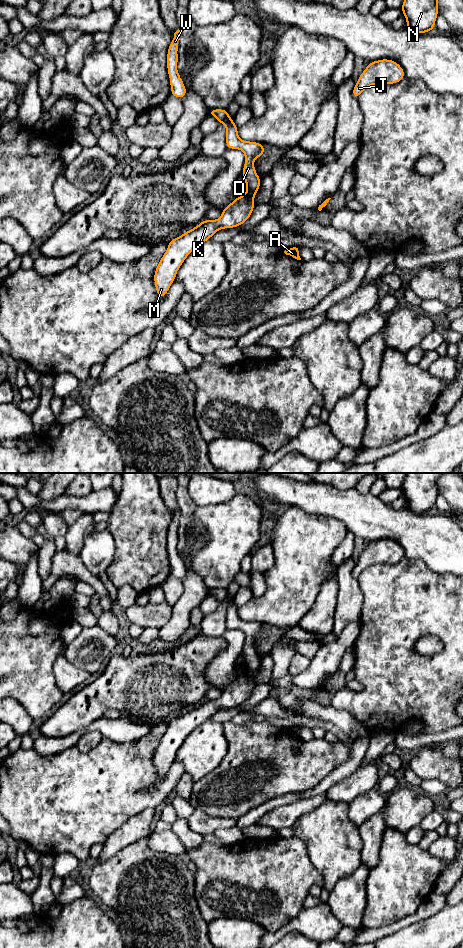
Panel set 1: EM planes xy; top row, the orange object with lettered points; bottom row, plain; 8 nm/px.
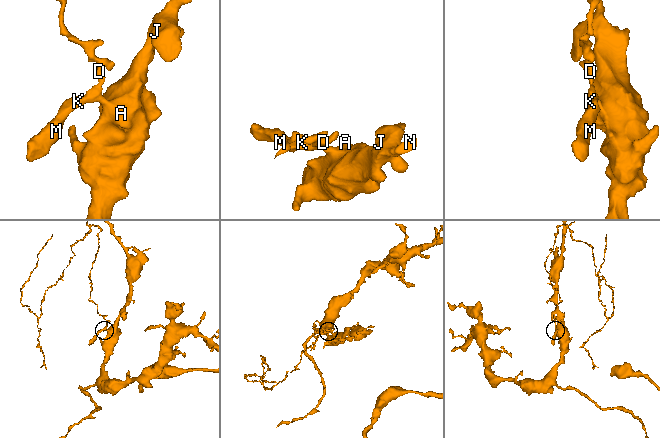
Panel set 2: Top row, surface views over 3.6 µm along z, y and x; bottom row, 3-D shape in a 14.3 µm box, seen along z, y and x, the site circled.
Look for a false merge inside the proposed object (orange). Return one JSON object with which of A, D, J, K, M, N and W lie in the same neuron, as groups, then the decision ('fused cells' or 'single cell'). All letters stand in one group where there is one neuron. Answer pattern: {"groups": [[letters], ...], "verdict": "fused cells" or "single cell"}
{"groups": [["A", "J", "K", "M", "N"], ["D", "W"]], "verdict": "fused cells"}

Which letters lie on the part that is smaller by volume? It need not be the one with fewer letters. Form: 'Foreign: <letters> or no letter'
Foreign: D, W

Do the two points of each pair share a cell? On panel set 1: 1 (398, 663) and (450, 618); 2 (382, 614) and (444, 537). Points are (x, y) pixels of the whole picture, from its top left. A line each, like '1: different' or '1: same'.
1: same
2: different

